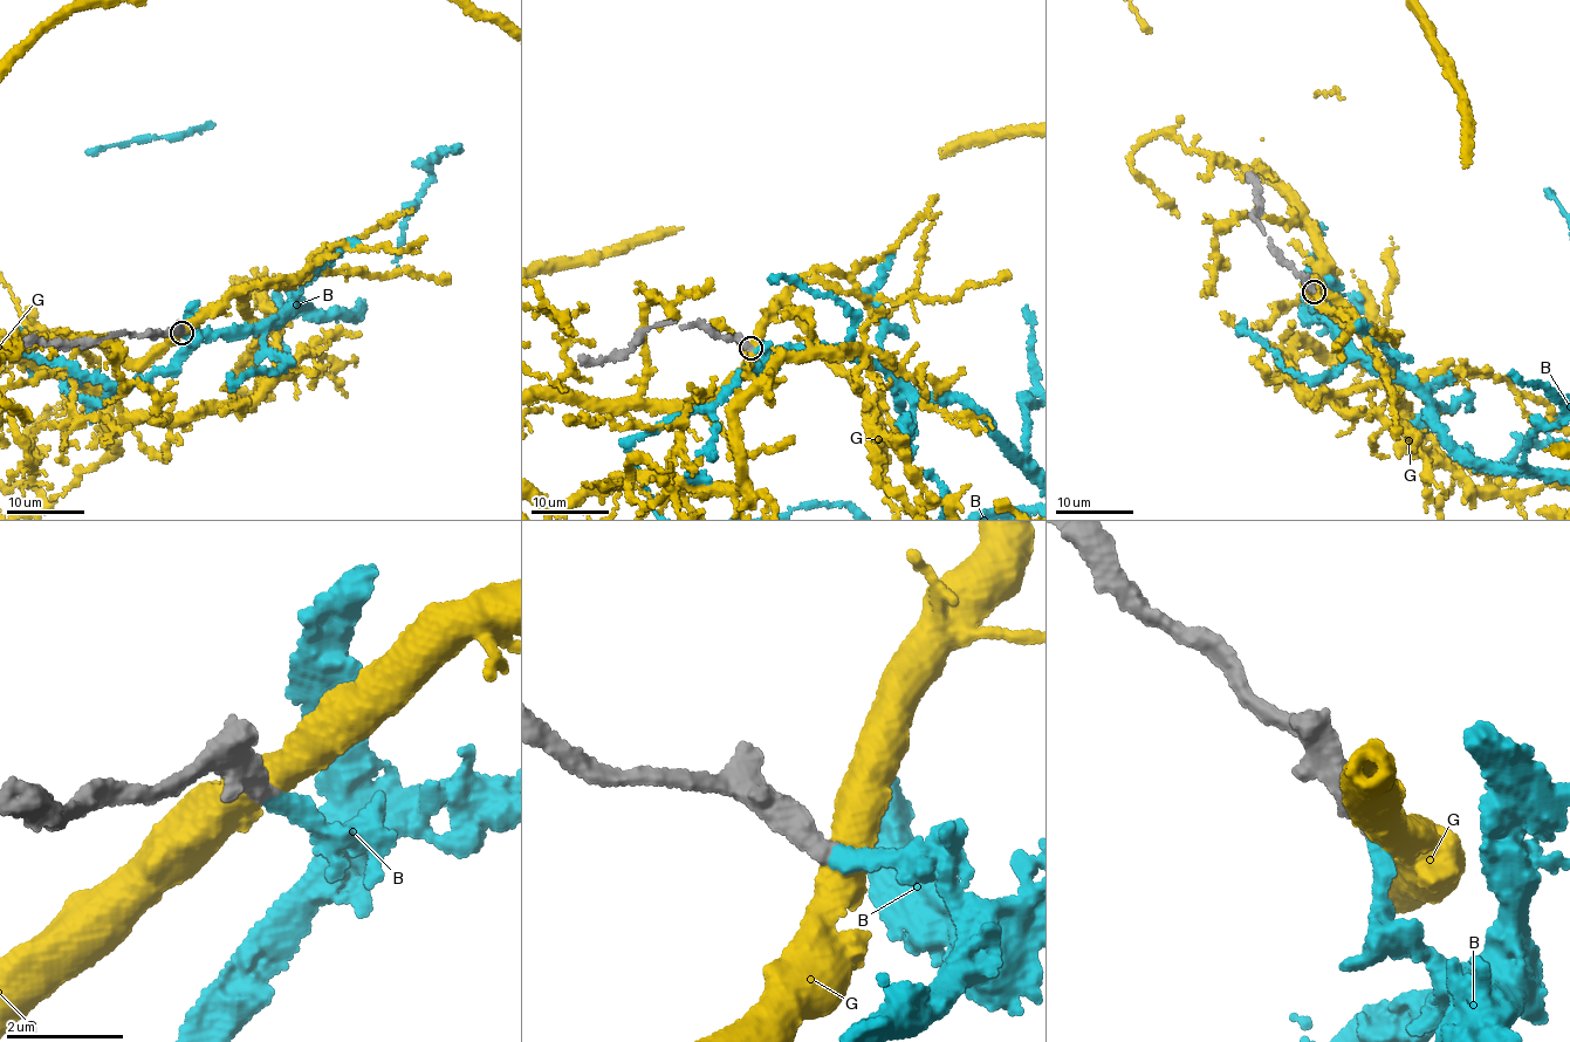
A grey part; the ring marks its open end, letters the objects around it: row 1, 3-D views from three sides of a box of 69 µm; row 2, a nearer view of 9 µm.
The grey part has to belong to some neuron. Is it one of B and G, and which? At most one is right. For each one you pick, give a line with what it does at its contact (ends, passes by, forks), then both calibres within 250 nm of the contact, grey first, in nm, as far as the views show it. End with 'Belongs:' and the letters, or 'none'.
B: it ends | 360/320 nm
Belongs: B

